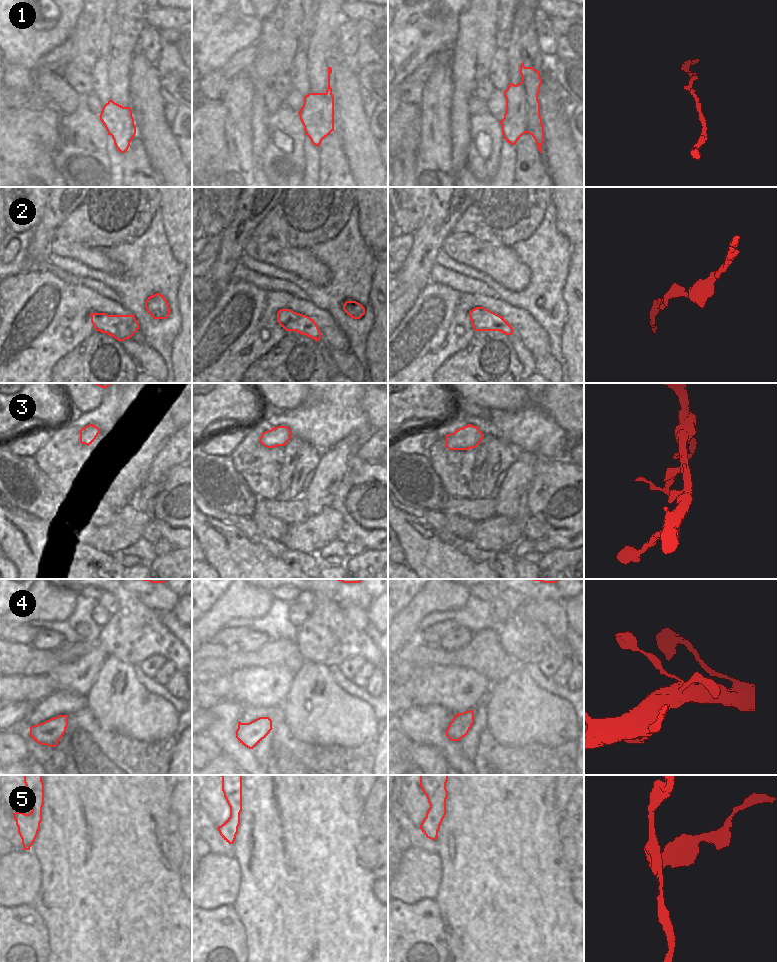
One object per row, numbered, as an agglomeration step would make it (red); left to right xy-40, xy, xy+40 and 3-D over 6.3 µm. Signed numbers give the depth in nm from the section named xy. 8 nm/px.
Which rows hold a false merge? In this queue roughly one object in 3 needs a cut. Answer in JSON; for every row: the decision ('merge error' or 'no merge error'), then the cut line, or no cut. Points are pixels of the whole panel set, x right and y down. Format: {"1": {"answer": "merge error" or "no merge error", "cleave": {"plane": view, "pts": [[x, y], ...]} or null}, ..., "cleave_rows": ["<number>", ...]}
{"1": {"answer": "no merge error", "cleave": null}, "2": {"answer": "no merge error", "cleave": null}, "3": {"answer": "no merge error", "cleave": null}, "4": {"answer": "no merge error", "cleave": null}, "5": {"answer": "no merge error", "cleave": null}, "cleave_rows": []}

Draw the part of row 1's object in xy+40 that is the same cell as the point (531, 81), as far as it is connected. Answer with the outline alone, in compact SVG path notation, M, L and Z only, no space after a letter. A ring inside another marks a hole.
M522 62L520 74L522 76L521 82L517 85L510 83L504 91L506 112L500 121L502 134L508 143L516 145L516 142L525 133L529 133L542 154L544 126L538 100L542 84L540 72L533 67L525 67Z

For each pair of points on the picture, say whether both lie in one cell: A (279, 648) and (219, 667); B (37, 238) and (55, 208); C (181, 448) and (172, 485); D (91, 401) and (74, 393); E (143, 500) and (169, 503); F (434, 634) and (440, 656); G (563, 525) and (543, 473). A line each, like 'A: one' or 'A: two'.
A: one
B: one
C: two
D: one
E: one
F: two
G: one

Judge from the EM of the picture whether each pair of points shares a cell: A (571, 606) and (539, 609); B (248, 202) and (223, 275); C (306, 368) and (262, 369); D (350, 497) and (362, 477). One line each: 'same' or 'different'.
A: different
B: same
C: same
D: same

